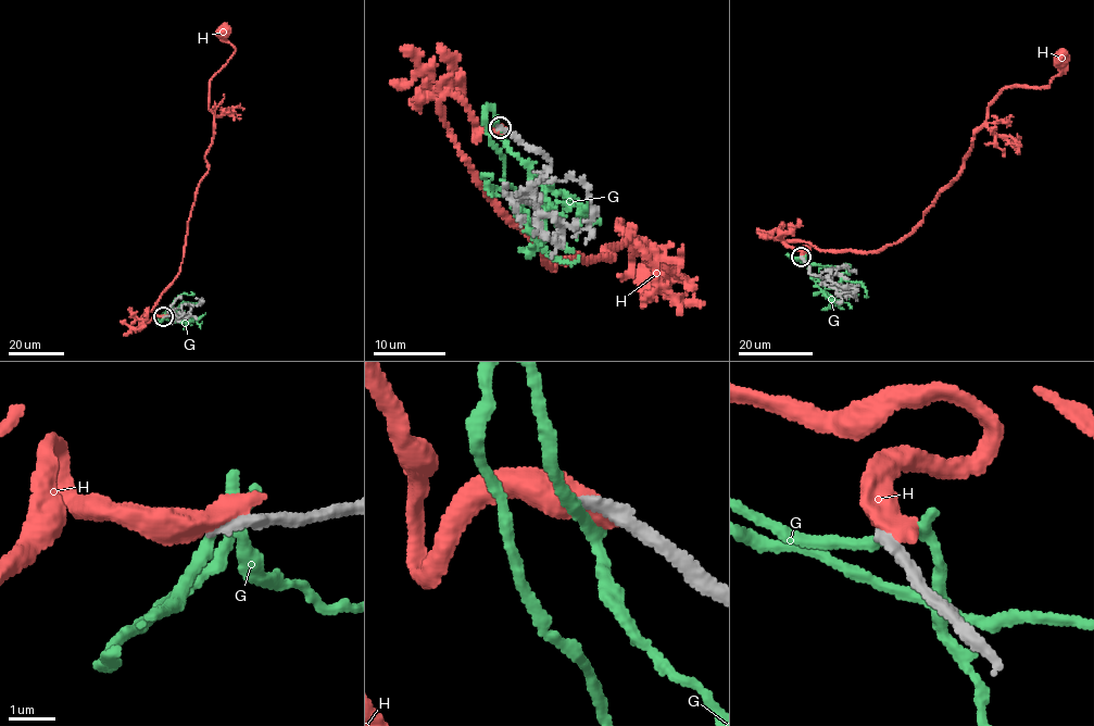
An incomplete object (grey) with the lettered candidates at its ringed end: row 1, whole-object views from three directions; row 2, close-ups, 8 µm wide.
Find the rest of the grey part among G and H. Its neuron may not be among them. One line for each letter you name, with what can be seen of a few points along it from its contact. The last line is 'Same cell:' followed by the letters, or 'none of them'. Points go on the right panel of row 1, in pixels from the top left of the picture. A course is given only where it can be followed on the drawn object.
Same cell: none of them

